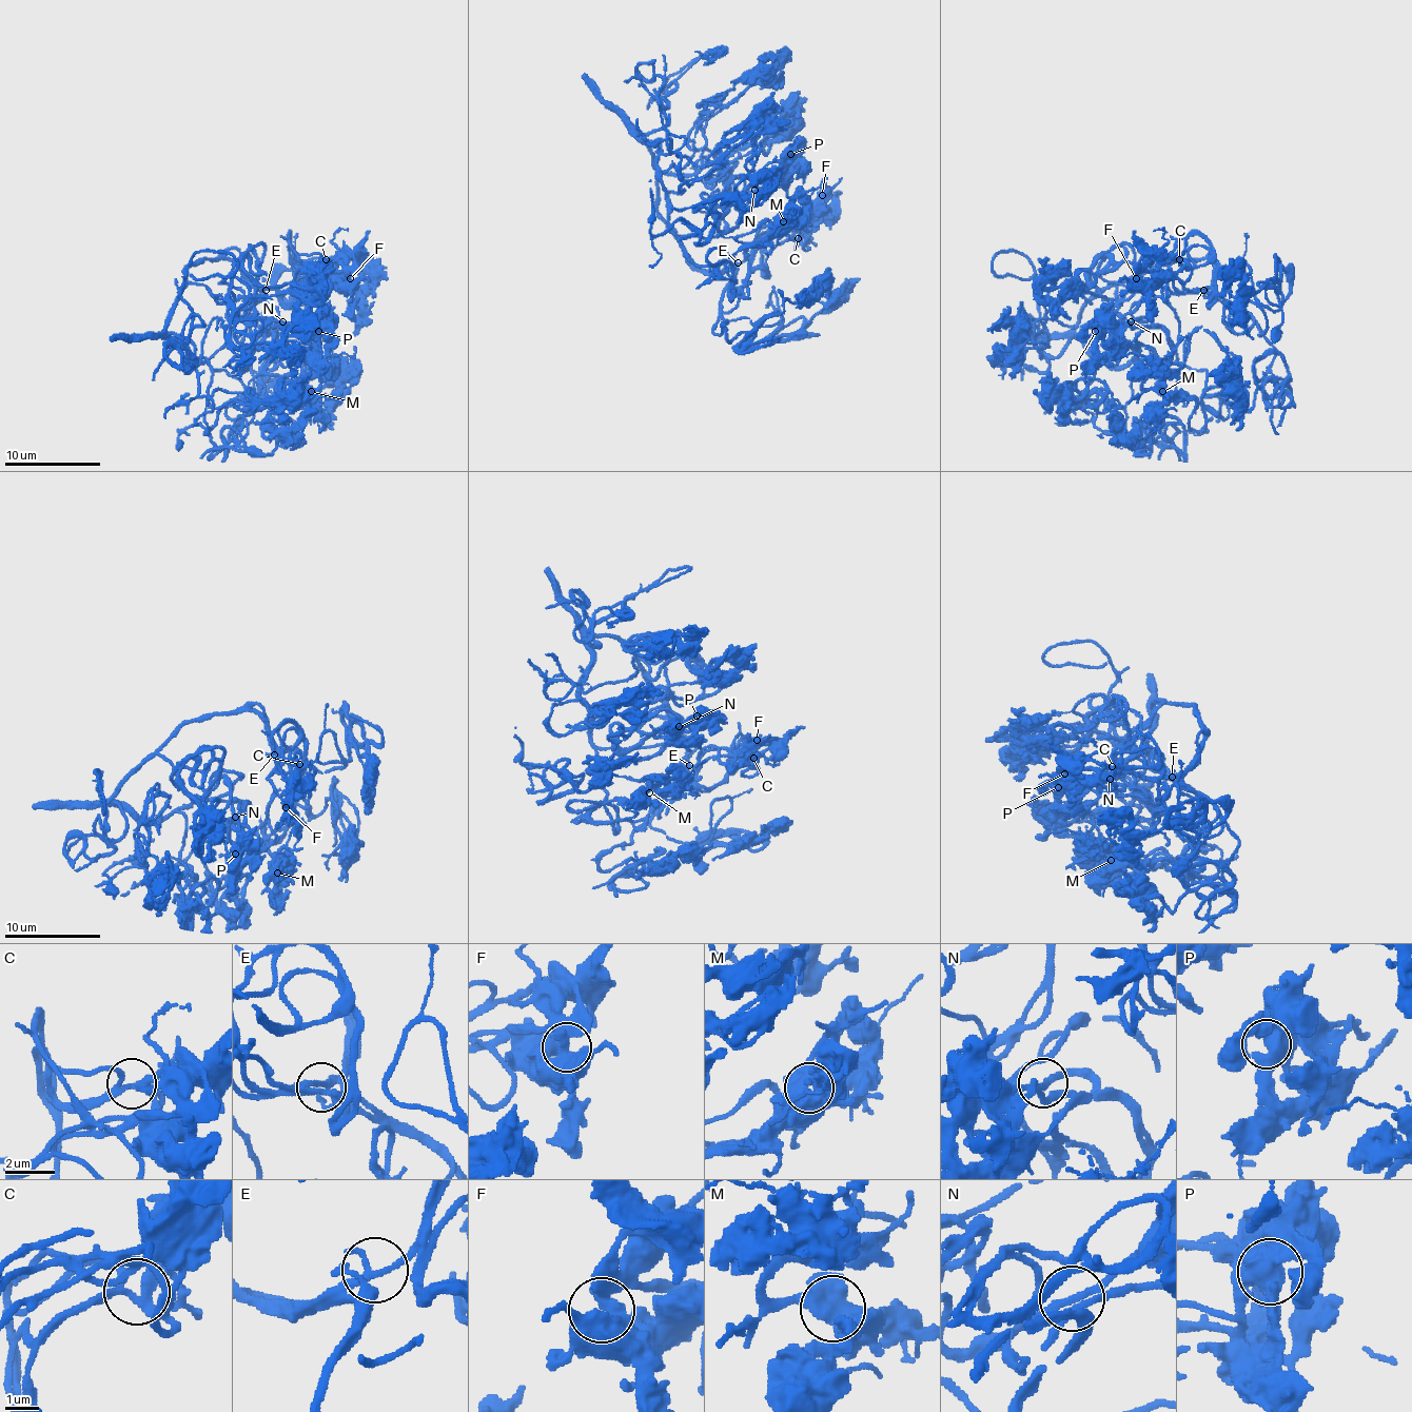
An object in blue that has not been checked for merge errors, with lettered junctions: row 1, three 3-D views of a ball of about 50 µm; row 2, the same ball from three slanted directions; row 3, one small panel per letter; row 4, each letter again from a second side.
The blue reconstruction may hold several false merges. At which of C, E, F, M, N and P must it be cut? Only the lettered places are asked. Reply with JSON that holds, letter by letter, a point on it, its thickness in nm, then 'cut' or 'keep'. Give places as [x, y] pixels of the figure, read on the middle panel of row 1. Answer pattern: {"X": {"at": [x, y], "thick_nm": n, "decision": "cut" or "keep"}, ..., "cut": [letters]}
{"C": {"at": [798, 238], "thick_nm": 280, "decision": "keep"}, "E": {"at": [738, 262], "thick_nm": 240, "decision": "keep"}, "F": {"at": [822, 195], "thick_nm": 440, "decision": "keep"}, "M": {"at": [783, 221], "thick_nm": 480, "decision": "keep"}, "N": {"at": [754, 190], "thick_nm": 240, "decision": "keep"}, "P": {"at": [790, 154], "thick_nm": 650, "decision": "keep"}, "cut": []}

